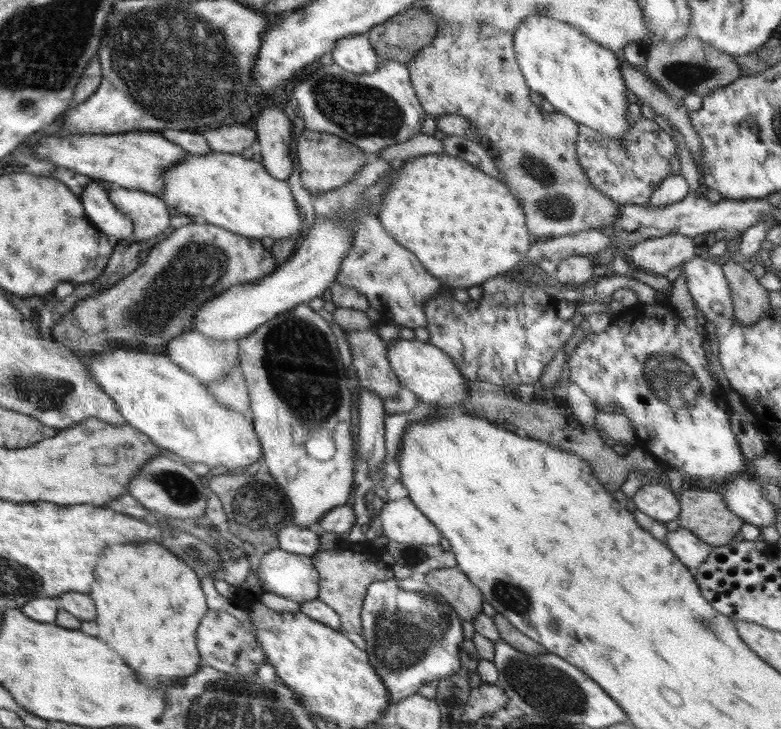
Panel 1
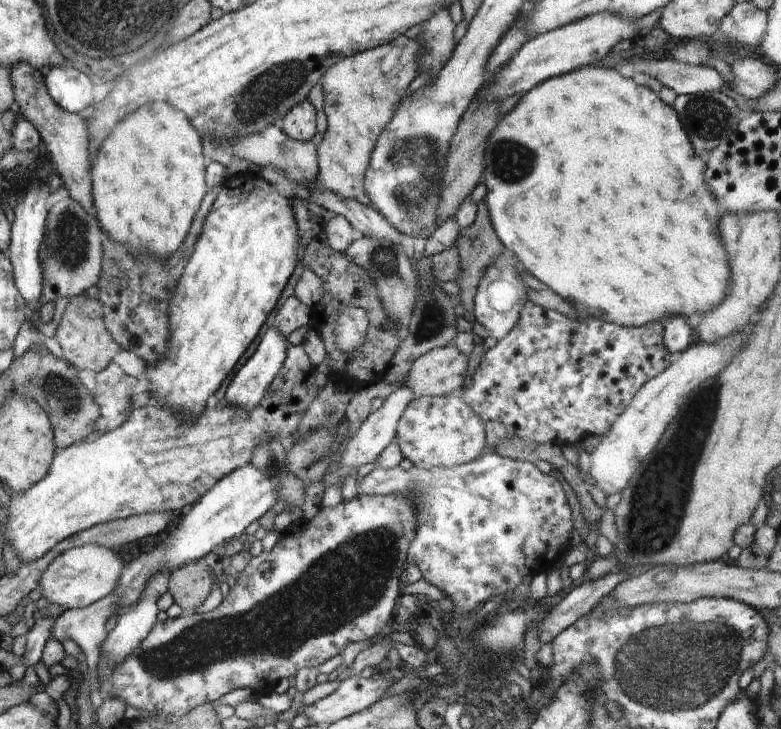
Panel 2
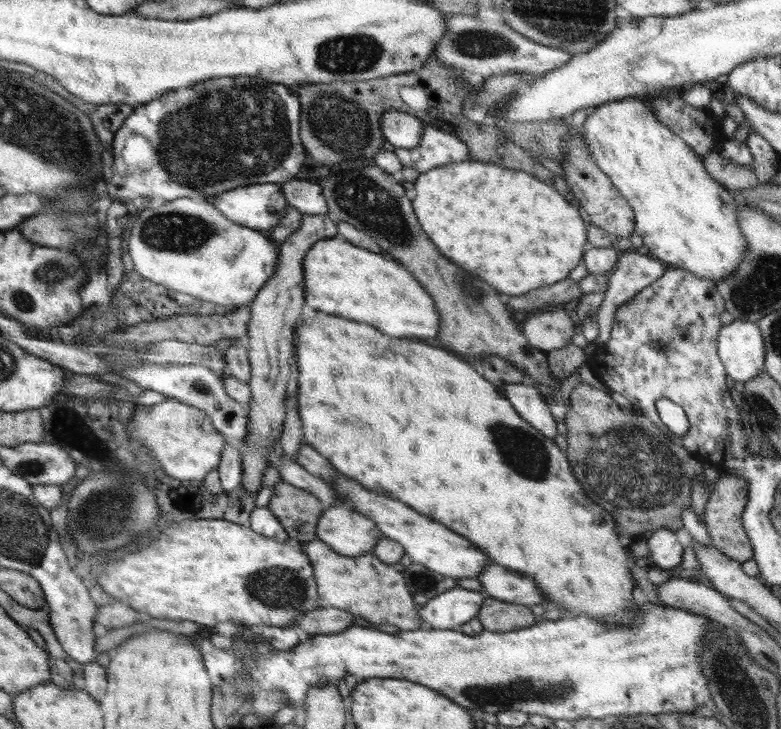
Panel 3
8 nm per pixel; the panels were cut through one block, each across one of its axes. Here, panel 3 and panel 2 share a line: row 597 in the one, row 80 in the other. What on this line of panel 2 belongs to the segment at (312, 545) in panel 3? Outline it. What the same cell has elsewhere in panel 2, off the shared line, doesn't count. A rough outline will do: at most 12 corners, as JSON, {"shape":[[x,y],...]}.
{"shape":[[420,42],[332,64],[318,186],[374,208],[364,176]]}

